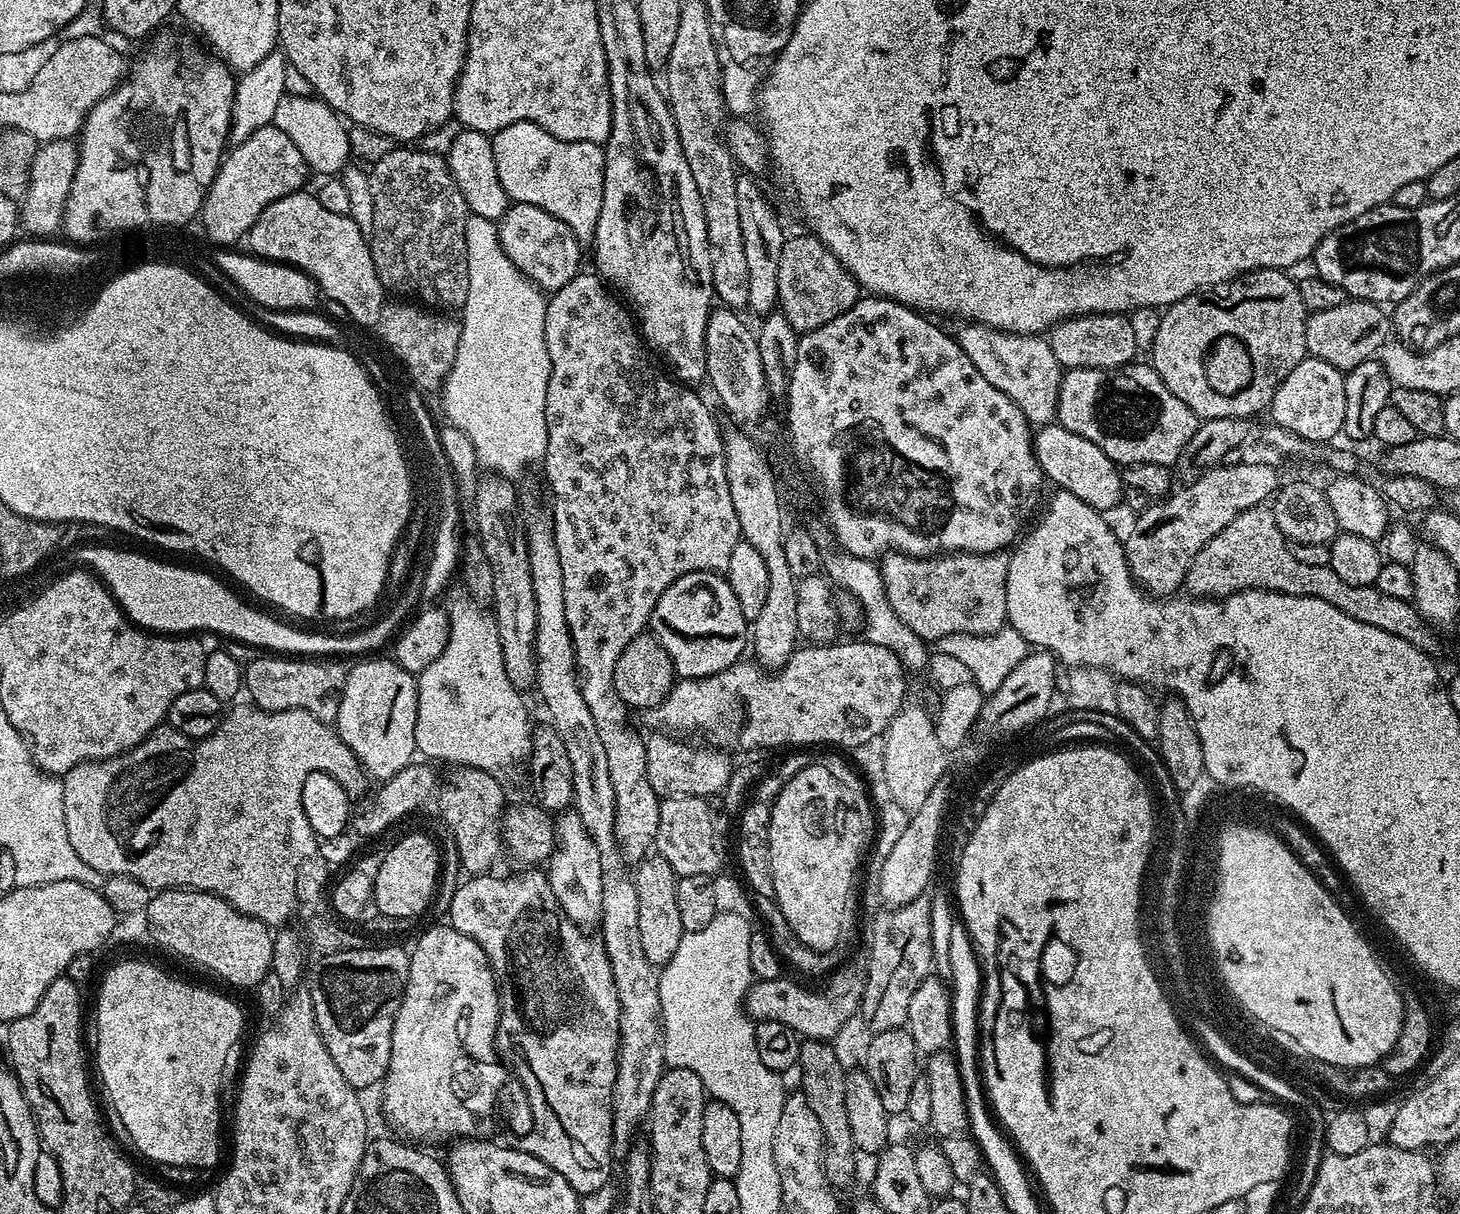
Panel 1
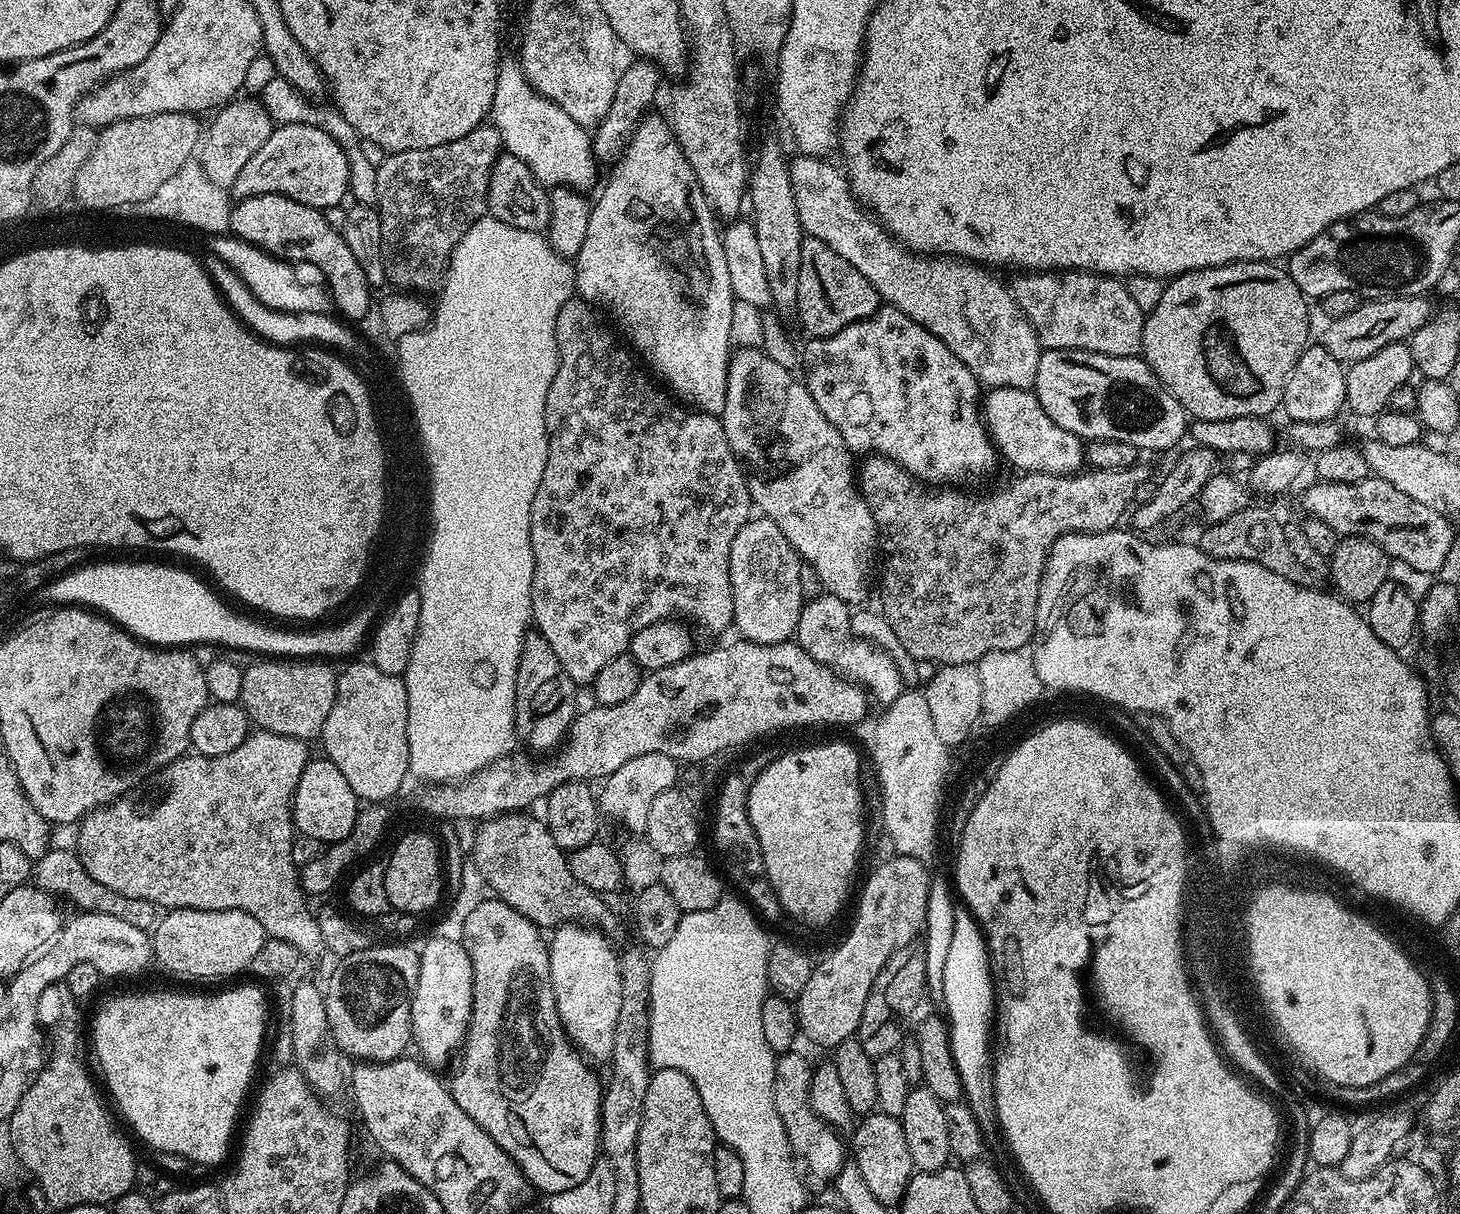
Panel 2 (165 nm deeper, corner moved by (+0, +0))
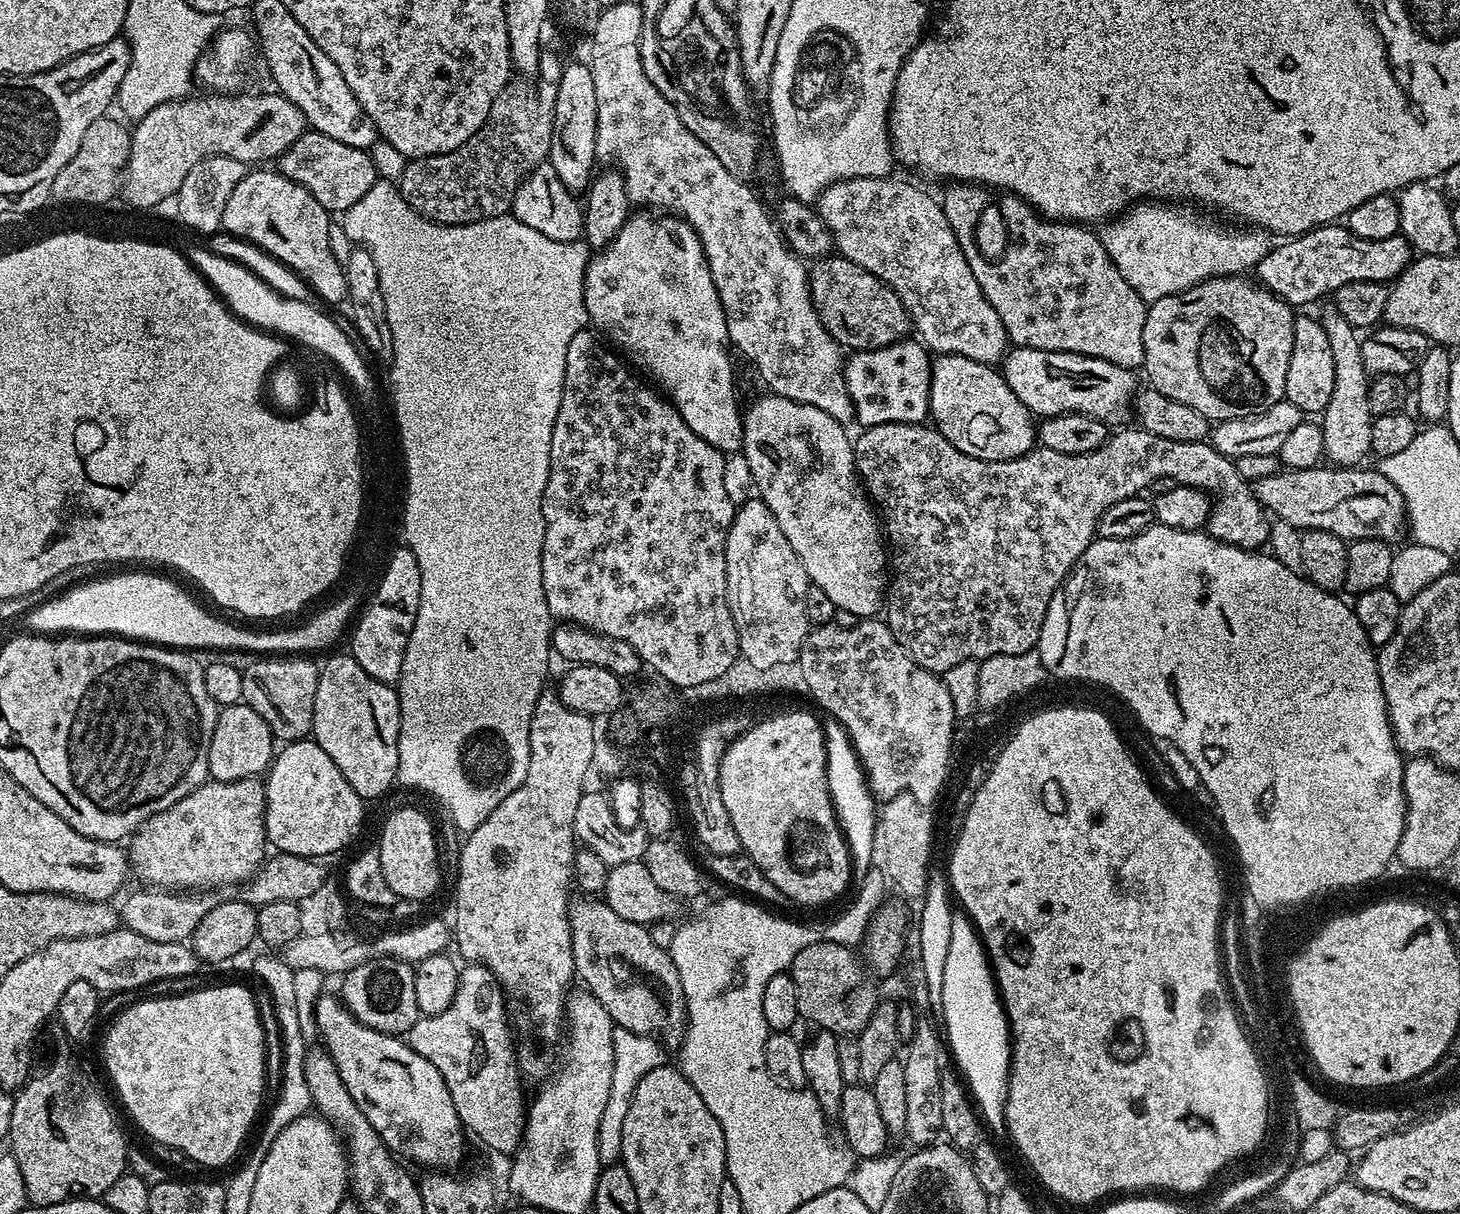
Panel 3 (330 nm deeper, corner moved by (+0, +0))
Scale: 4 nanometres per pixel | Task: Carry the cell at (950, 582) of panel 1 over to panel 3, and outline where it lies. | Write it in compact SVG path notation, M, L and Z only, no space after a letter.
M879 424L873 428L864 428L860 437L855 437L856 471L862 481L862 487L870 497L871 503L878 509L883 531L886 533L886 544L890 549L890 587L886 592L886 623L901 646L910 653L926 670L943 674L960 662L967 660L989 660L992 656L1017 656L1033 651L1039 645L1042 634L1042 622L1046 622L1046 610L1050 606L1050 598L1059 592L1064 581L1068 579L1078 558L1097 539L1096 527L1114 502L1122 502L1131 496L1139 496L1149 487L1153 474L1163 474L1175 480L1177 484L1185 484L1191 488L1200 488L1211 494L1214 499L1210 504L1206 531L1218 542L1226 542L1230 546L1260 550L1268 542L1269 517L1264 507L1258 502L1253 485L1242 478L1236 469L1236 461L1231 456L1223 456L1210 442L1170 442L1170 438L1158 438L1158 434L1150 434L1139 427L1131 426L1125 432L1113 431L1108 441L1098 450L1090 450L1090 454L1058 454L1058 450L1050 450L1039 446L1031 452L1022 454L1013 460L979 460L962 450L958 450L949 440L937 432L935 427L923 424Z

